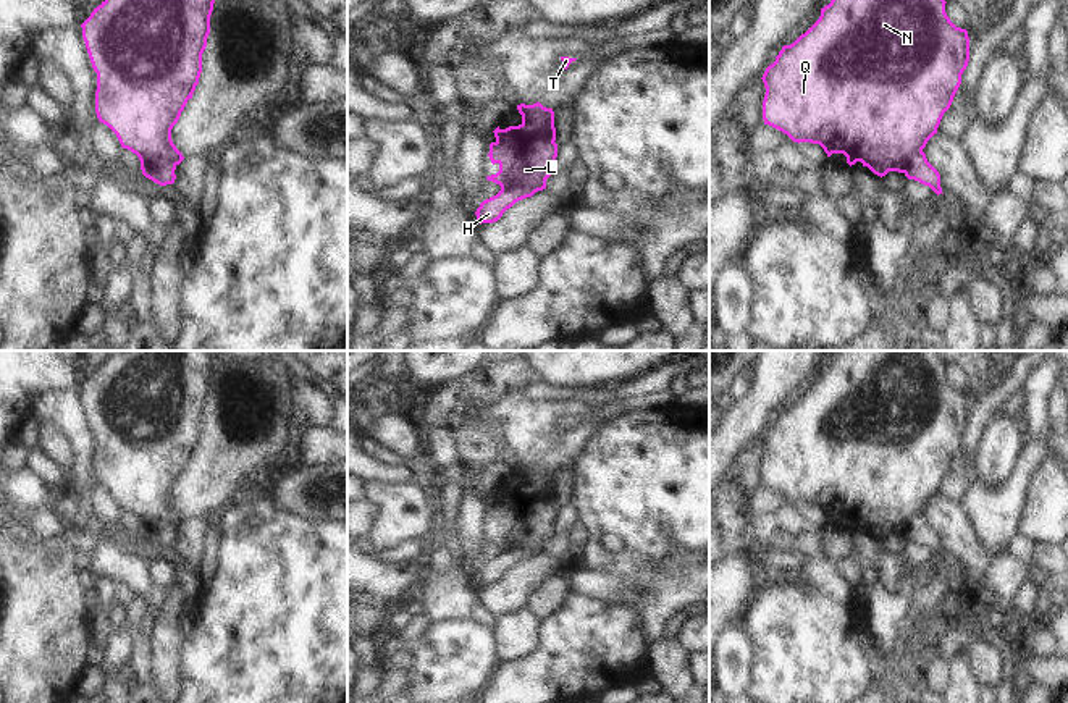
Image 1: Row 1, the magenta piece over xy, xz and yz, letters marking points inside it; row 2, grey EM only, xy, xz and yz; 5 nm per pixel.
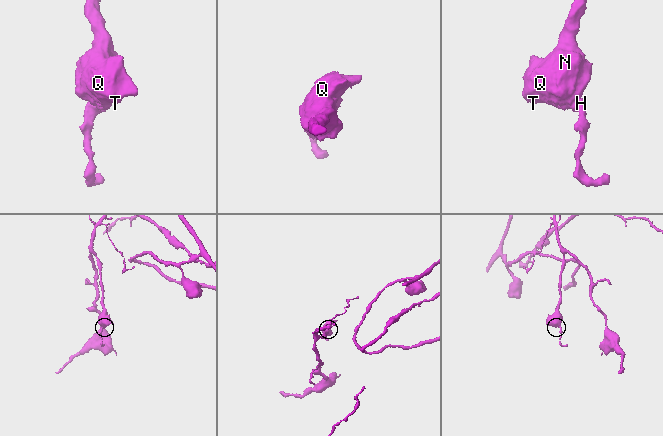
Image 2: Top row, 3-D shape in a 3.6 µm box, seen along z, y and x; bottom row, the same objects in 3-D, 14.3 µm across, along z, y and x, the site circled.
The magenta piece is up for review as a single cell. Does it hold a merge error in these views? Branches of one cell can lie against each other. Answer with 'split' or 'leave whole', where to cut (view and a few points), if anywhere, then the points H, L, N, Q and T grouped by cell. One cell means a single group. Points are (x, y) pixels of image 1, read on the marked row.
split | xy (141, 159), (167, 159), (178, 164) | H / L N Q T

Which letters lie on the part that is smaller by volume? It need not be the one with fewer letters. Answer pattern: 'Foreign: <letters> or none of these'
Foreign: H

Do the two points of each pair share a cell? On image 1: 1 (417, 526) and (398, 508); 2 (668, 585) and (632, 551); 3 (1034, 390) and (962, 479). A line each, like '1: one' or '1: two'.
1: one
2: two
3: two

